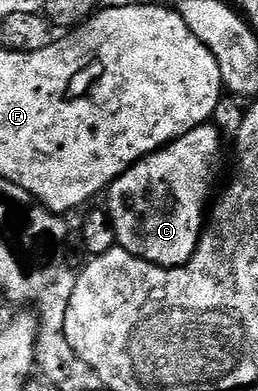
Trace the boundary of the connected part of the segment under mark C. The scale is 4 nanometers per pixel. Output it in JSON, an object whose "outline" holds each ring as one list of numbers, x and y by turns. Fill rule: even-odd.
{"outline":[[212,126,196,127,181,139,167,143,153,155,139,159,107,188,106,210,114,225,116,242,134,257,159,267,182,267,196,252,196,246,202,238,202,228,206,223,208,194,216,183,216,166,220,163,220,131]]}

